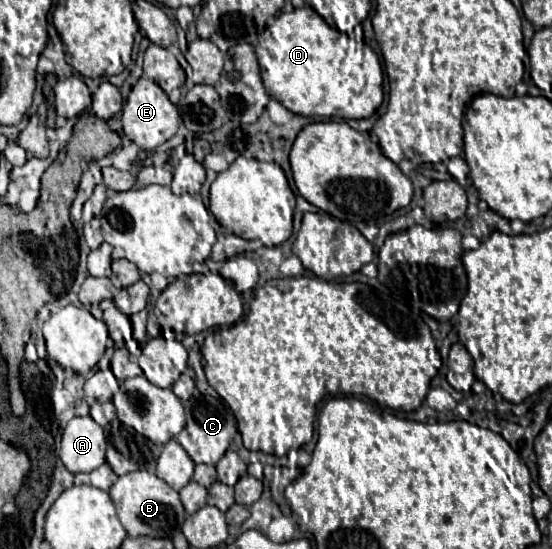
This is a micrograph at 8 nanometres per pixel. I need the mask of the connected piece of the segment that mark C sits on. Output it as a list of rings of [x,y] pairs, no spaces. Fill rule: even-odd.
[[[200,395],[184,401],[184,411],[186,411],[186,431],[192,441],[186,453],[192,457],[194,463],[216,465],[236,435],[236,419],[230,407],[222,399],[216,399],[212,395]]]

